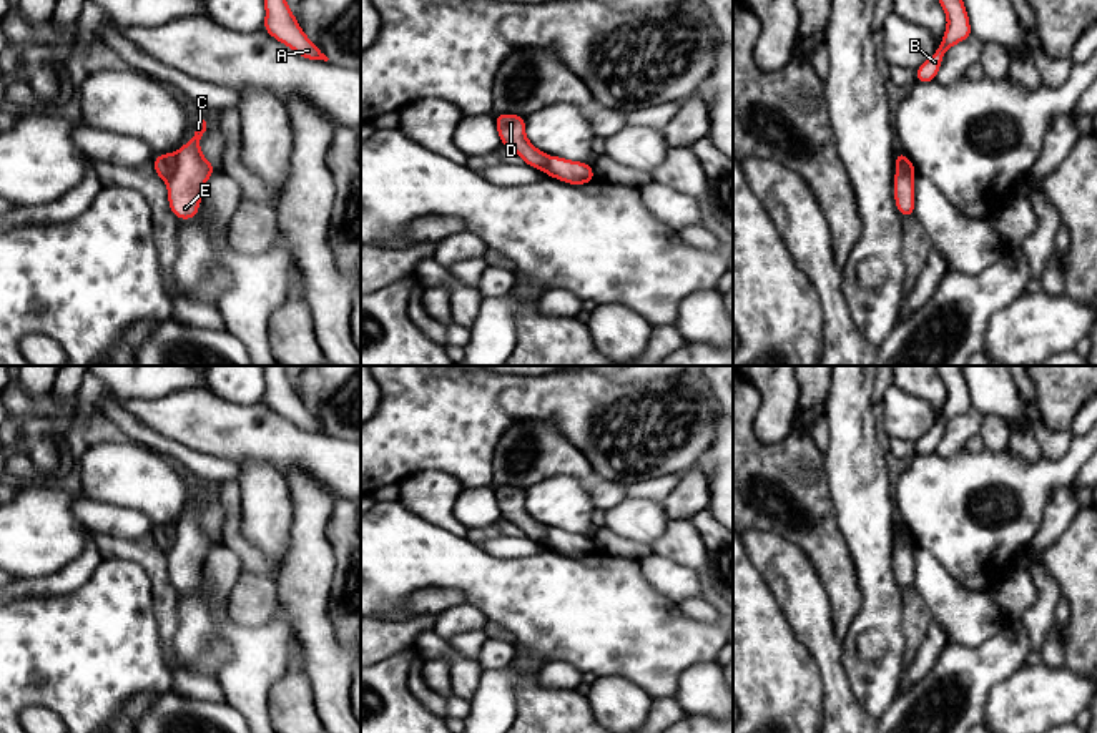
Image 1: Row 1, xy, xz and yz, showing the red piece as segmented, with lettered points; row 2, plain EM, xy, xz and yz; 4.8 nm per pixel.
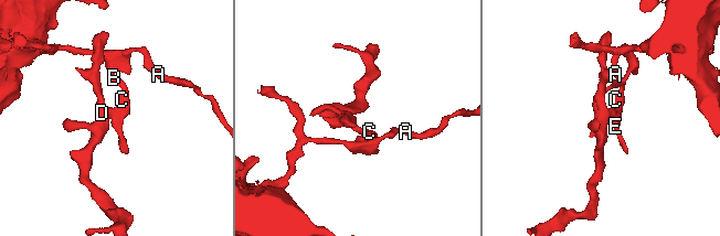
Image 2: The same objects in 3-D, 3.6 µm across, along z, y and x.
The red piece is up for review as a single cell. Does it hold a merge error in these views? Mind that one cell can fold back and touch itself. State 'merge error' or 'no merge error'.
merge error

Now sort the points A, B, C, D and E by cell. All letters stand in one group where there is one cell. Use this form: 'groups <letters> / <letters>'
groups A B C E / D

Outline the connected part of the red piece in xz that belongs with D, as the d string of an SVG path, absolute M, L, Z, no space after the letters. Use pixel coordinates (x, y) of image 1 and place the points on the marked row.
M500 113L495 116L495 126L502 146L515 151L529 166L537 170L545 168L548 156L527 140L525 116Z

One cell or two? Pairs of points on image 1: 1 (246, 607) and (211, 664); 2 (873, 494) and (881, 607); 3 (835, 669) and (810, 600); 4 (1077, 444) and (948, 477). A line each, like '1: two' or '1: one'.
1: two
2: one
3: one
4: one

